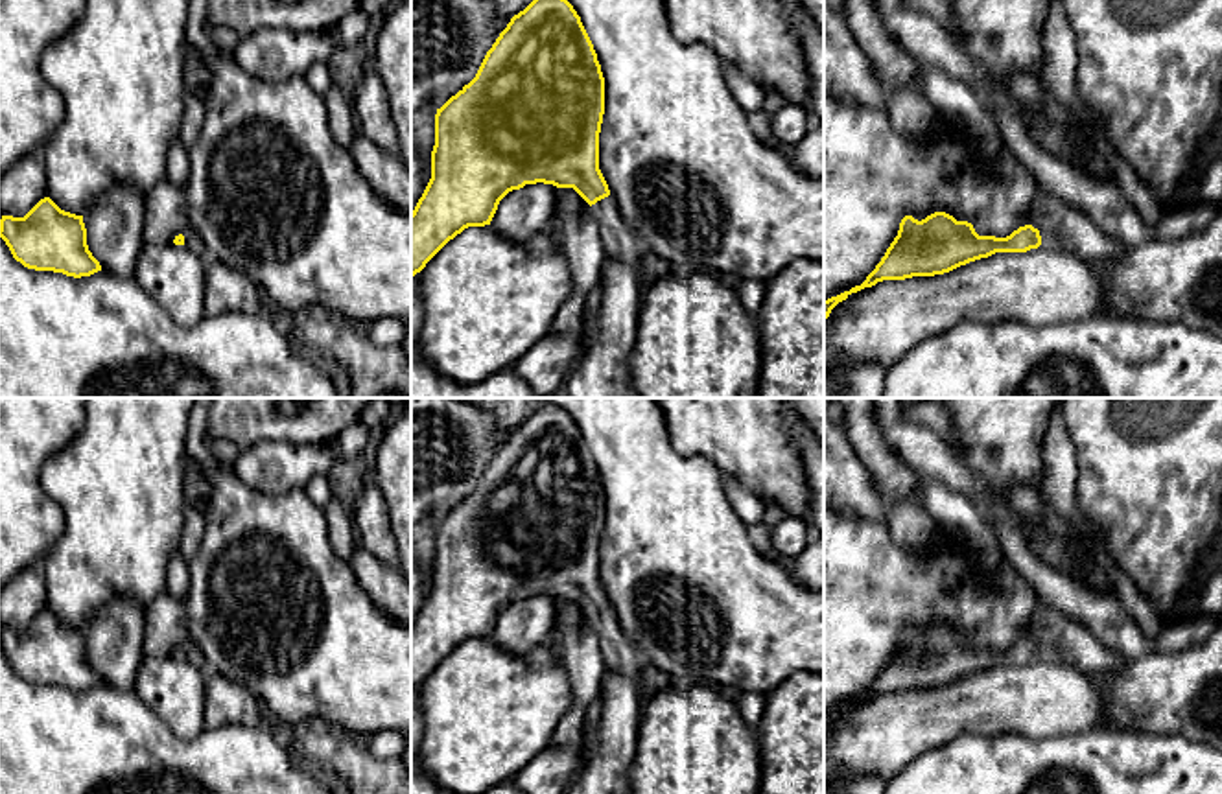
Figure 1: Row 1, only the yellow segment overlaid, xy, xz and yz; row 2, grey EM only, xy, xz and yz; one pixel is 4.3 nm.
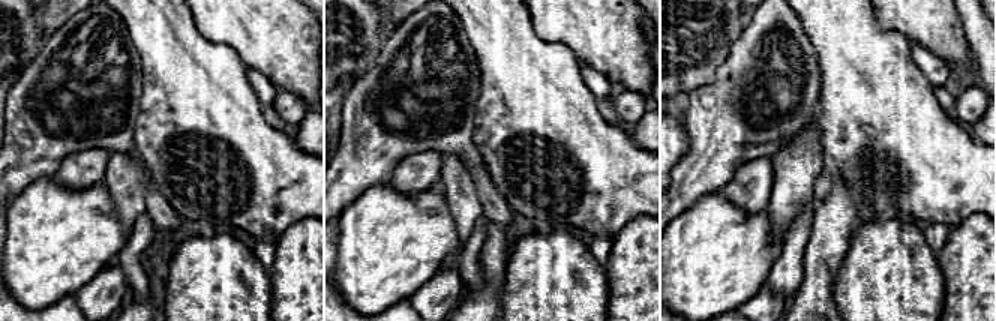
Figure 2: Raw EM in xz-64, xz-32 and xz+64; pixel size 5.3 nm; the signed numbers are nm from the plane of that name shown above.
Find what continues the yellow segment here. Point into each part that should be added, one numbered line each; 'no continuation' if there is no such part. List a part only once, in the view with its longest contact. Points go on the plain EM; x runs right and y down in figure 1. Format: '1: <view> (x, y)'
1: xz (618, 654)

